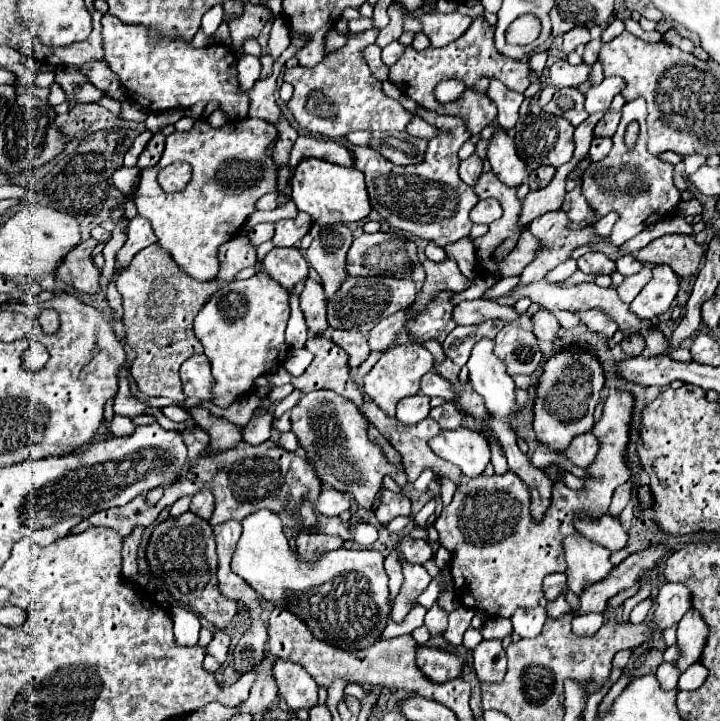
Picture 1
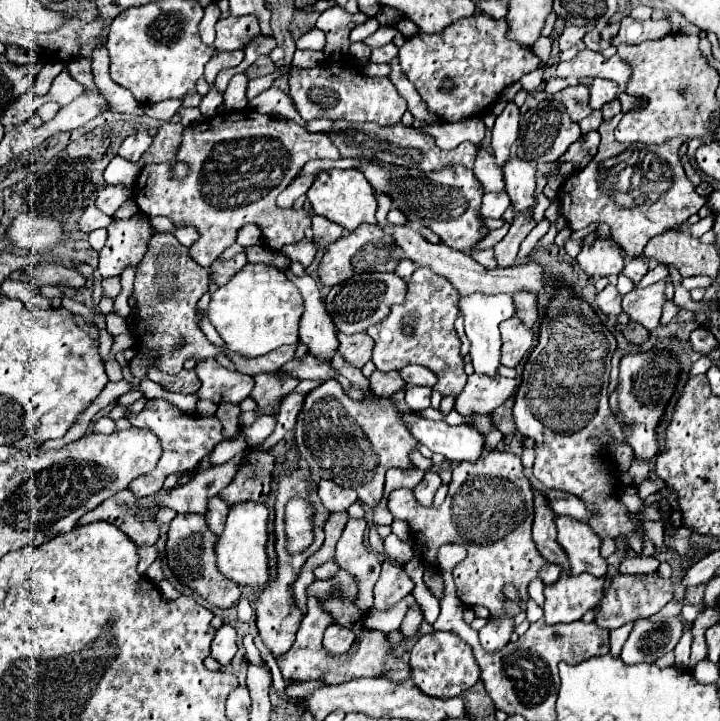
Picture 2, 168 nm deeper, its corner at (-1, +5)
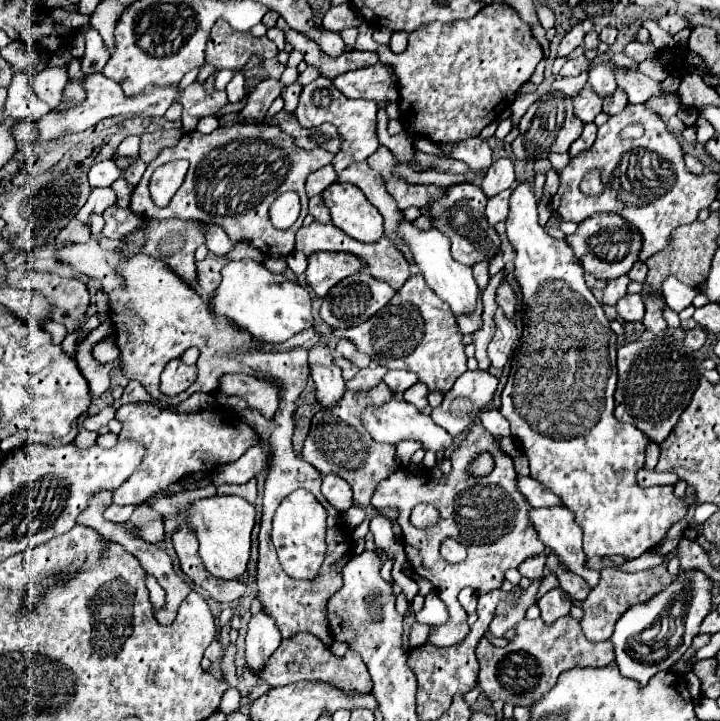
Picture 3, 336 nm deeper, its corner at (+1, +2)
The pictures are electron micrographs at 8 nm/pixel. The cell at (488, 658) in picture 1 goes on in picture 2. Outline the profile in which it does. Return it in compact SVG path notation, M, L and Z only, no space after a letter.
M490 619L480 629L480 643L488 653L494 653L496 649L502 649L514 631L514 619Z

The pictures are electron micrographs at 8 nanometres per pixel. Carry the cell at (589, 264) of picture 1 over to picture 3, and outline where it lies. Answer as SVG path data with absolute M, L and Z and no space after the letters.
M614 212L590 216L578 226L578 230L572 236L566 236L566 242L572 246L574 256L580 260L584 272L600 280L614 280L618 276L624 276L636 262L636 256L642 246L640 234Z

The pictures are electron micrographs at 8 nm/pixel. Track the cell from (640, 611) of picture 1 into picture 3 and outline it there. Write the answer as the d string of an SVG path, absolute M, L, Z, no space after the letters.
M656 566L650 570L642 570L642 572L634 572L634 574L626 574L620 572L618 568L604 568L600 572L600 582L598 586L592 588L592 592L588 594L588 598L582 602L584 608L584 618L582 618L582 630L586 634L588 640L592 642L600 642L600 640L608 640L612 638L614 632L614 624L616 620L632 606L642 604L642 600L650 600L652 596L656 596L658 592L662 592L668 584L672 584L672 576L664 566Z

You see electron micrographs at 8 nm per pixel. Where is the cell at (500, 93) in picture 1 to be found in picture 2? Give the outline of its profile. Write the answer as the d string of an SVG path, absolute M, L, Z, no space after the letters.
M508 103L502 115L498 115L496 125L492 129L492 151L498 167L502 167L510 159L512 145L518 139L518 123L520 123L520 111L514 103Z

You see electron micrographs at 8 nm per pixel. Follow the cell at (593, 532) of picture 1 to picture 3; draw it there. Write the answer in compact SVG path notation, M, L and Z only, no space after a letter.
M518 476L518 490L524 494L524 498L534 508L560 506L560 498L554 492L550 492L548 488L544 488L540 482L530 478L530 476Z

